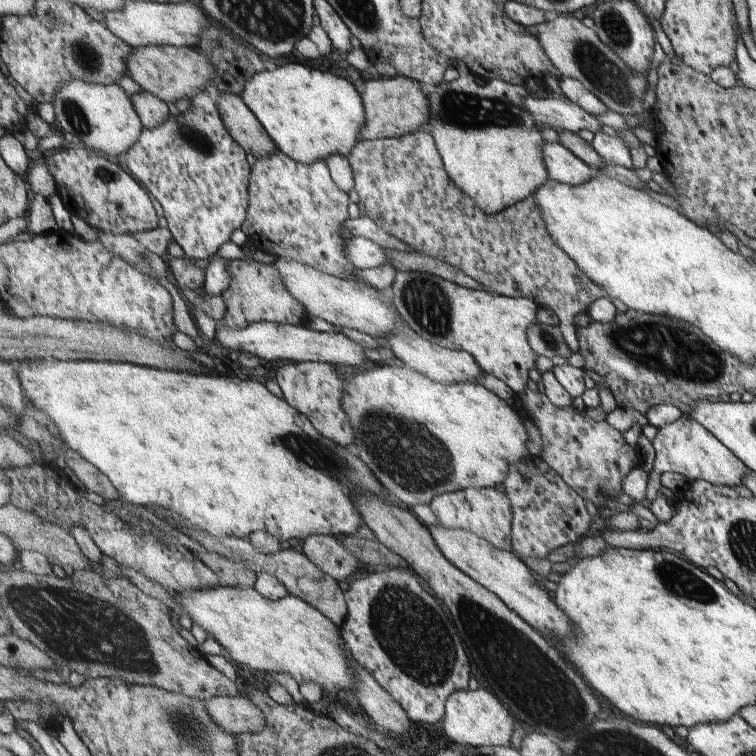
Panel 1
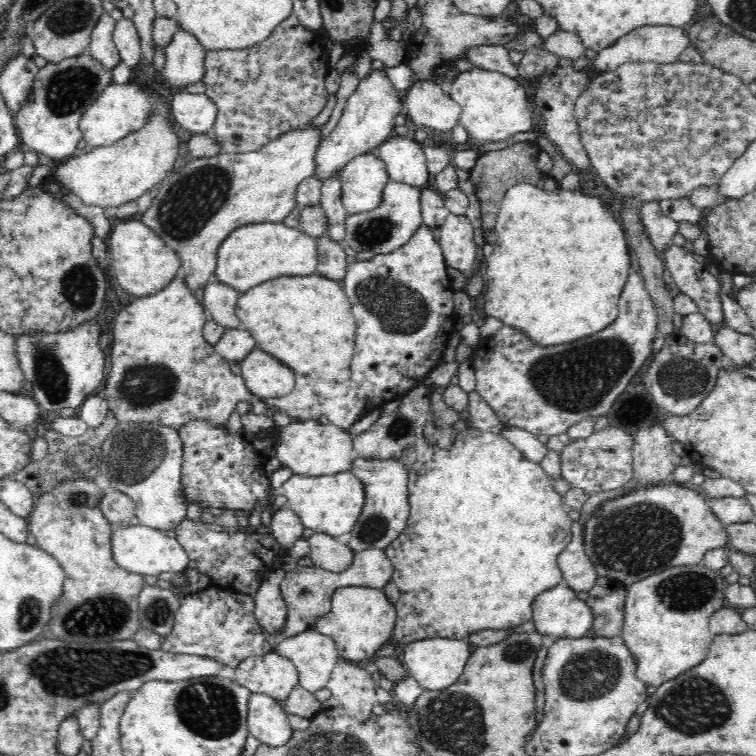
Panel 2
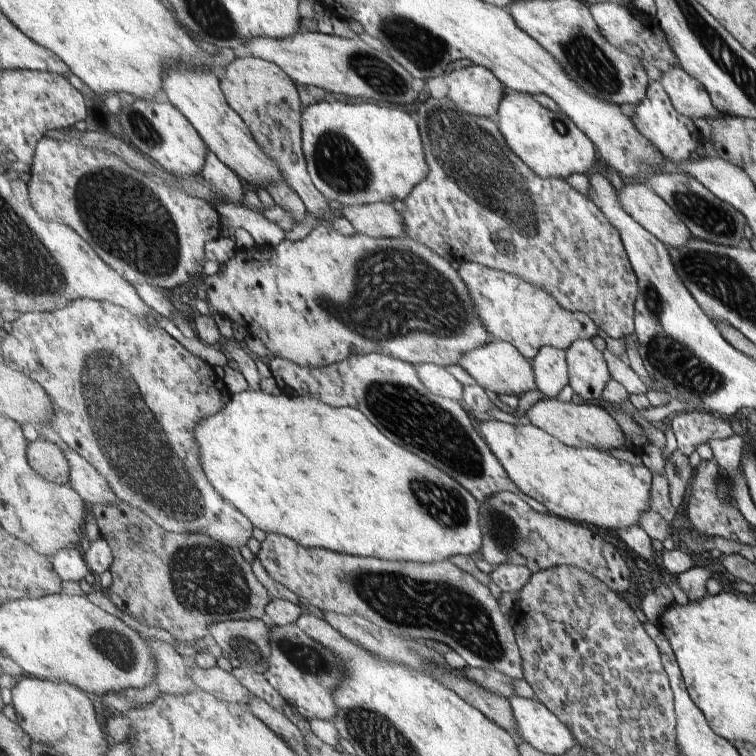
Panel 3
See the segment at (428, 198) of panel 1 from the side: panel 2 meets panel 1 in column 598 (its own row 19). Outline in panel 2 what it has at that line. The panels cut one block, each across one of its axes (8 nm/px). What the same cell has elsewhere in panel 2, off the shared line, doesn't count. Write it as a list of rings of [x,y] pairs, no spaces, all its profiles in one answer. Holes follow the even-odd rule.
[[[293,12],[290,13],[282,22],[275,26],[274,30],[265,38],[264,41],[254,44],[254,46],[240,48],[240,50],[205,50],[204,70],[199,82],[204,84],[204,96],[213,106],[215,106],[215,117],[211,126],[210,133],[218,143],[220,150],[224,153],[245,153],[257,151],[270,140],[276,138],[281,132],[297,129],[298,127],[308,127],[312,125],[313,119],[316,118],[327,103],[327,97],[324,90],[325,75],[328,74],[330,67],[328,65],[329,51],[324,46],[324,37],[318,30],[308,29],[306,25],[300,22],[300,19]]]

